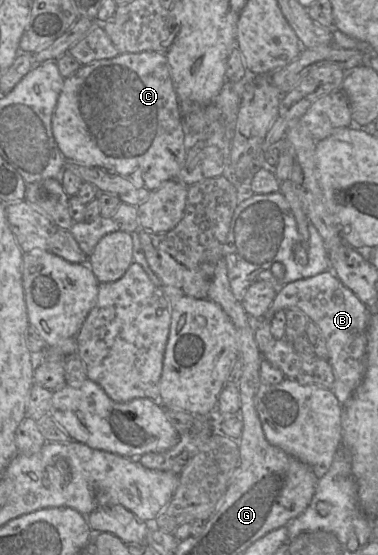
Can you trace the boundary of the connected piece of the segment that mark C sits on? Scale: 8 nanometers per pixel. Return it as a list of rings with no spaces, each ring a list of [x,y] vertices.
[[[155,51],[120,53],[112,59],[81,65],[73,75],[64,79],[52,117],[52,132],[66,160],[100,167],[149,191],[176,179],[193,140],[185,128],[166,54]]]

